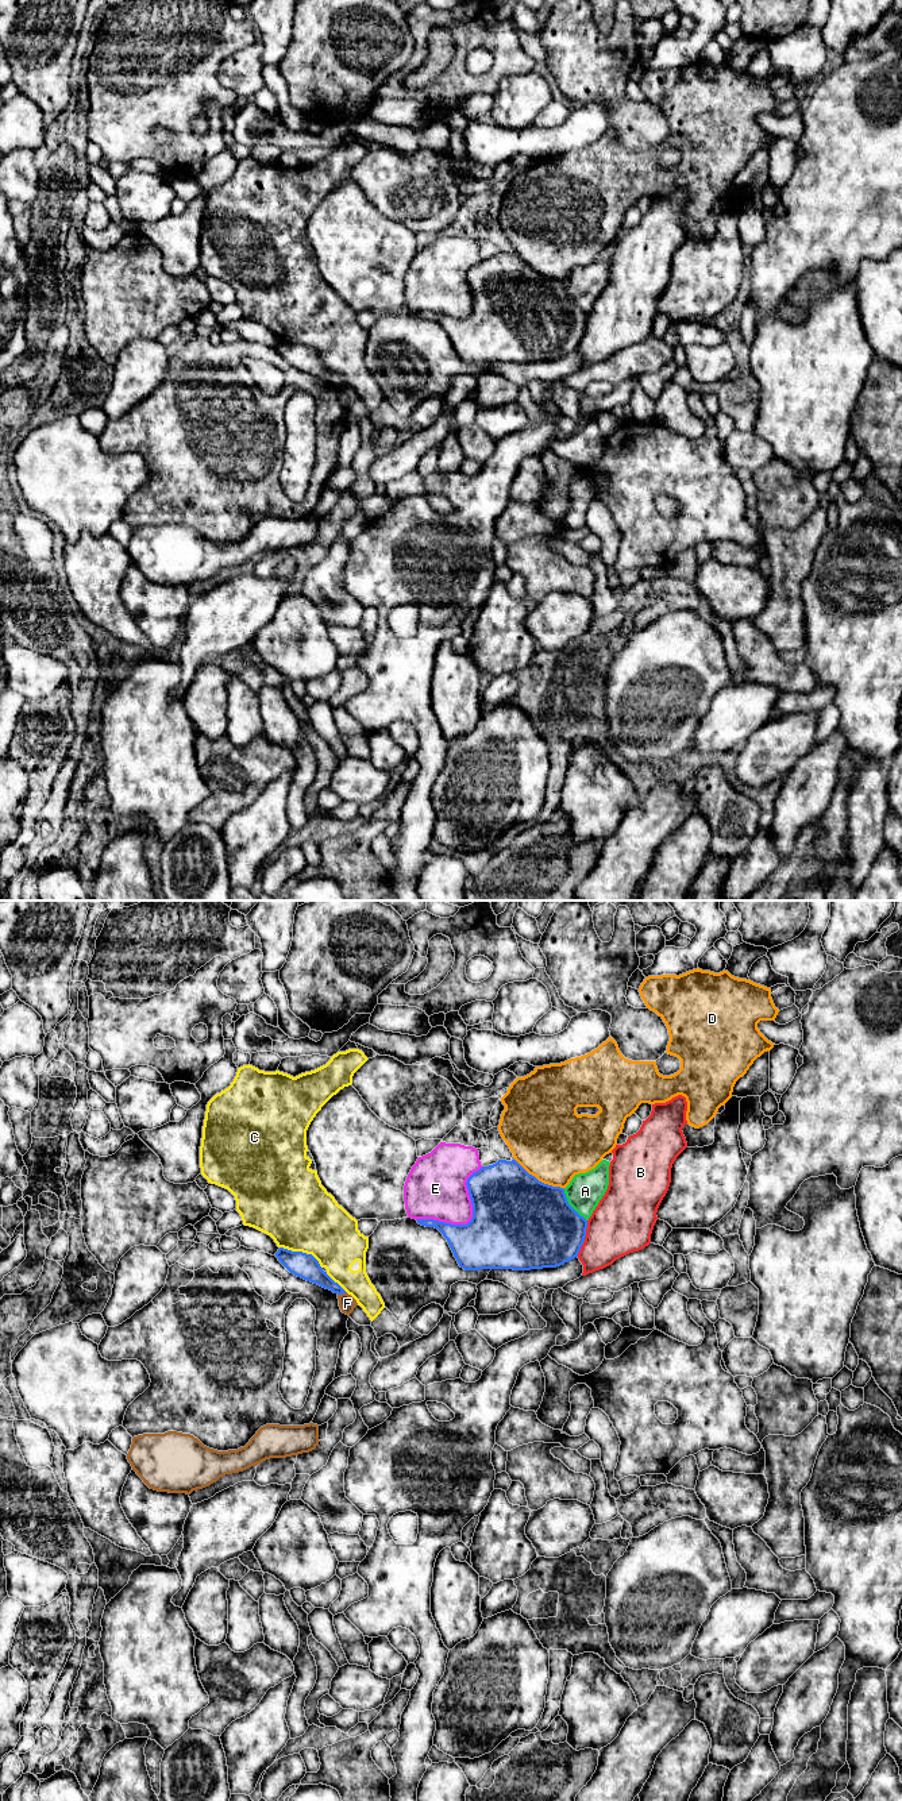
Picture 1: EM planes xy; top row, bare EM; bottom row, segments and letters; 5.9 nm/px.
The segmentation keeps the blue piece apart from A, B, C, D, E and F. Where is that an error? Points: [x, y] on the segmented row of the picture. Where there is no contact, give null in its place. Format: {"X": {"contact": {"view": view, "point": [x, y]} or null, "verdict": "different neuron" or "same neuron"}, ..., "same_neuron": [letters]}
{"A": {"contact": {"view": "xy", "point": [569, 1204]}, "verdict": "different neuron"}, "B": {"contact": {"view": "xy", "point": [584, 1238]}, "verdict": "different neuron"}, "C": {"contact": {"view": "xy", "point": [301, 1252]}, "verdict": "different neuron"}, "D": {"contact": {"view": "xy", "point": [538, 1180]}, "verdict": "different neuron"}, "E": {"contact": {"view": "xy", "point": [471, 1219]}, "verdict": "different neuron"}, "F": {"contact": {"view": "xy", "point": [342, 1292]}, "verdict": "different neuron"}, "same_neuron": []}

